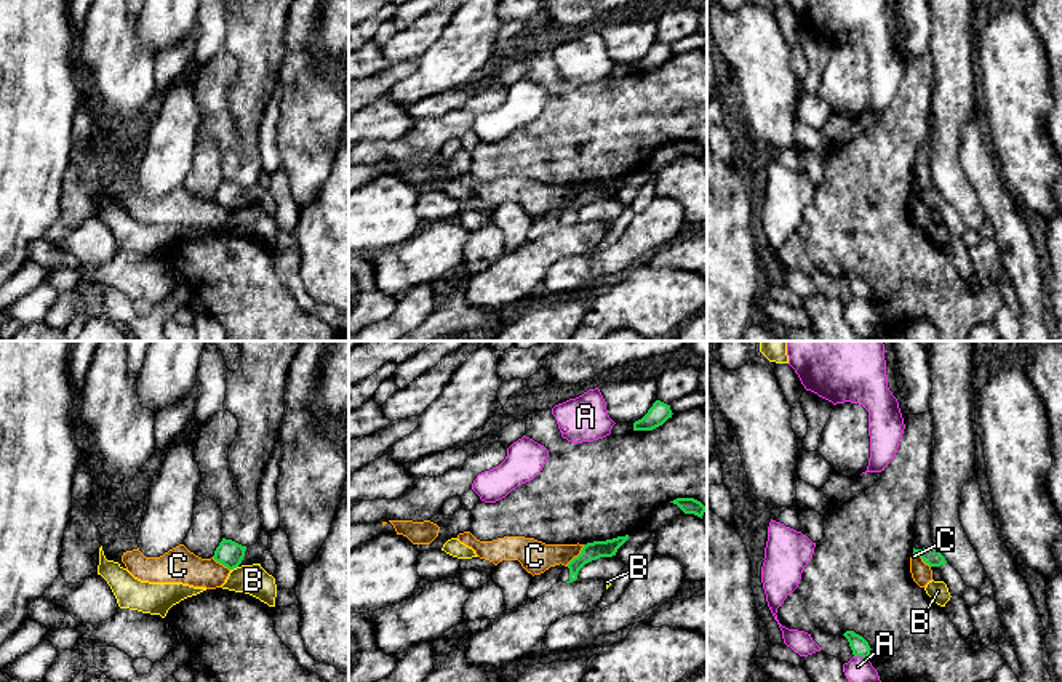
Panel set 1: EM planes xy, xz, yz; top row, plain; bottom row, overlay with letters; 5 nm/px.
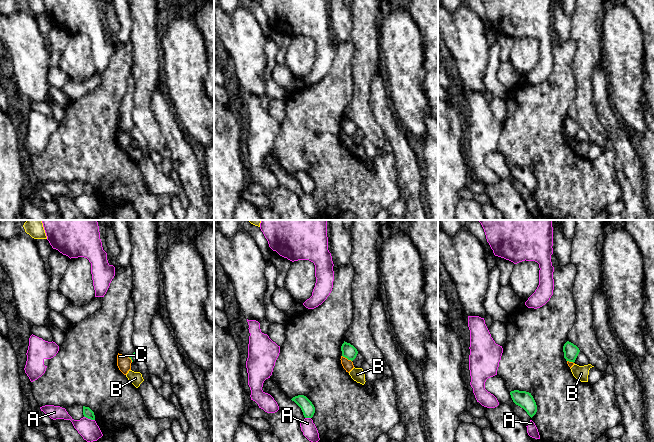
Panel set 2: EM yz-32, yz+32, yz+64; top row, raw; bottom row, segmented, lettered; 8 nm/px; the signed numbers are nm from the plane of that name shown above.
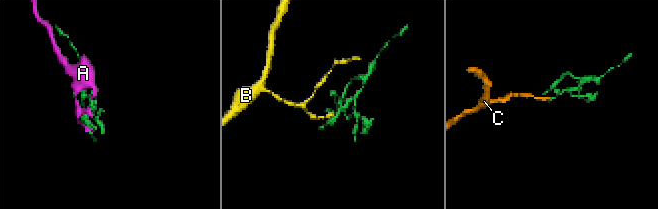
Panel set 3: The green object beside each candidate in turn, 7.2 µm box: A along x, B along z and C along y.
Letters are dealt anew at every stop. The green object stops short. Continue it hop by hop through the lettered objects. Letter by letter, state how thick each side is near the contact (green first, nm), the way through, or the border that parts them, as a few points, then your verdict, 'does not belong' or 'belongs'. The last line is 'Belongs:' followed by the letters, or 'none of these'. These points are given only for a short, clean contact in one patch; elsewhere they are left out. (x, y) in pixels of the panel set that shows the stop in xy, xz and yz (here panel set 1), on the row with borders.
A: 90/130 nm | does not belong
B: 130/150 nm | along xy (237, 565), (231, 570) | does not belong
C: 90/160 nm | along xz (584, 545), (566, 565) | does not belong
Belongs: none of these

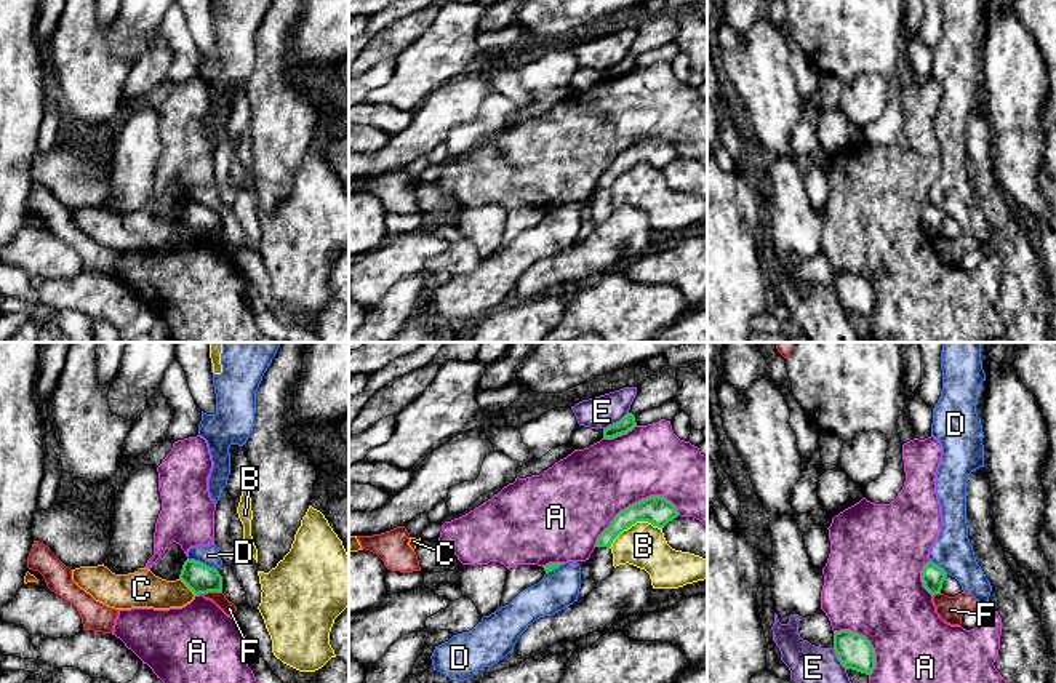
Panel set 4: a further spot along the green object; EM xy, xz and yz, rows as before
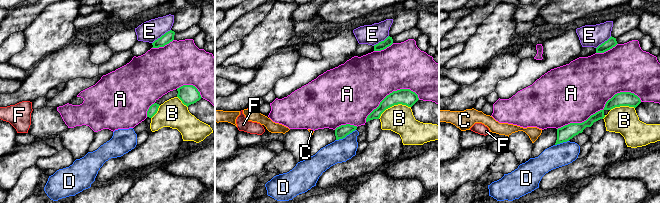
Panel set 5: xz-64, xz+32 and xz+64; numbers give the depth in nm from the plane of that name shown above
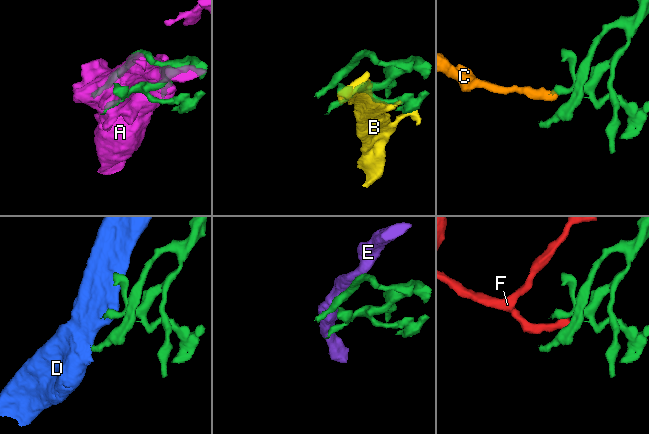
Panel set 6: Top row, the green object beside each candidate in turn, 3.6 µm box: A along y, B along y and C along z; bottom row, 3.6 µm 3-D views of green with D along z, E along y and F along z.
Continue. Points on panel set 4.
A: 150/400 nm | does not belong
B: 150/220 nm | does not belong
C: 150/190 nm | along xy (180, 578), (194, 595) | does not belong
D: 150/100 nm | along xy (189, 559), (216, 570) | does not belong
E: 80/160 nm | does not belong
F: 150/70 nm | along xy (221, 591), (204, 594) | does not belong
Belongs: none of these

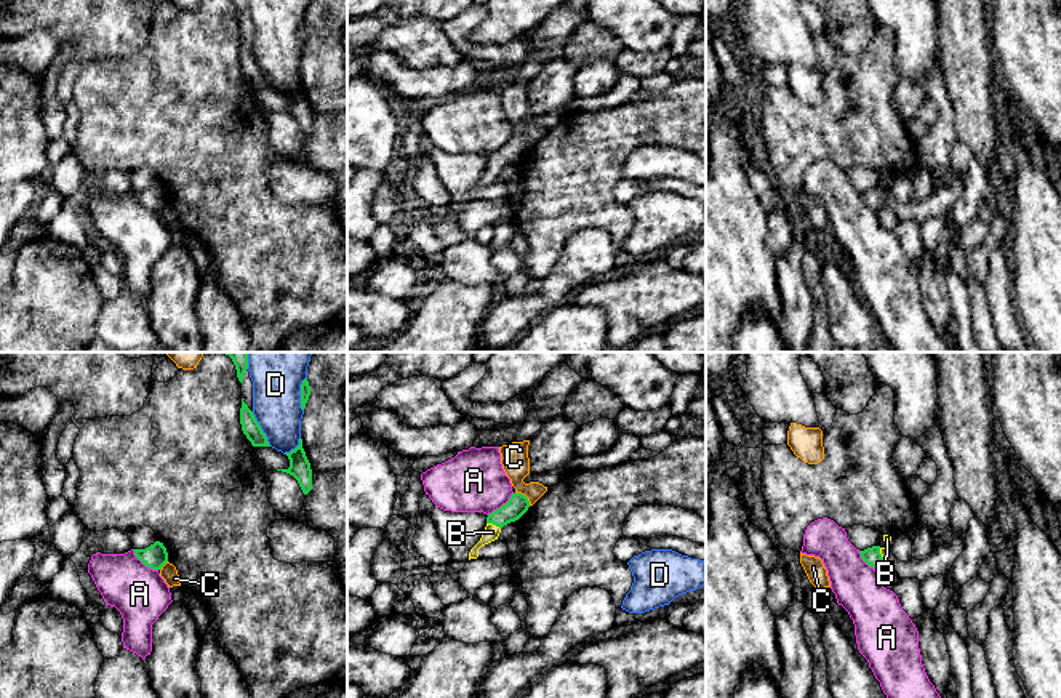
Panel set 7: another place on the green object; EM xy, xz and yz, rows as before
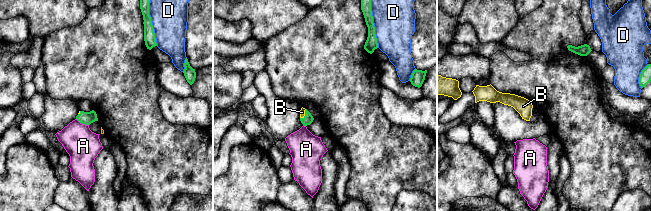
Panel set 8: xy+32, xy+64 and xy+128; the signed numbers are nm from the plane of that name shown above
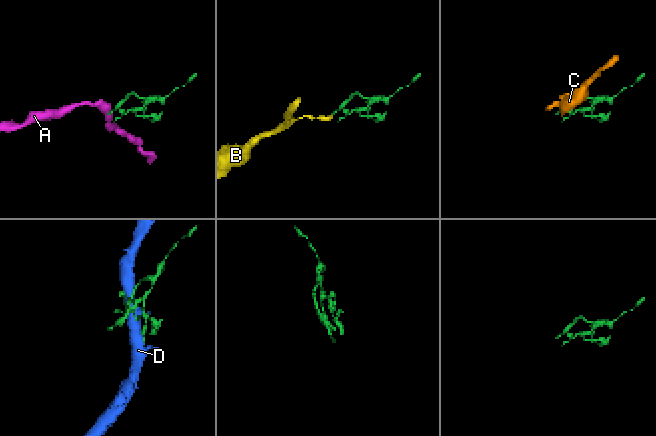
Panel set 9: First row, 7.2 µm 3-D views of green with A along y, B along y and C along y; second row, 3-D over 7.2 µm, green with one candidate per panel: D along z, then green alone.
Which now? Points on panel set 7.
A: 120/280 nm | along xy (132, 549), (146, 565), (157, 570) | does not belong
B: 110/80 nm | across xz (517, 505), (493, 524), (492, 532) | belongs
C: 110/140 nm | does not belong
D: 90/240 nm | does not belong
Belongs: B

